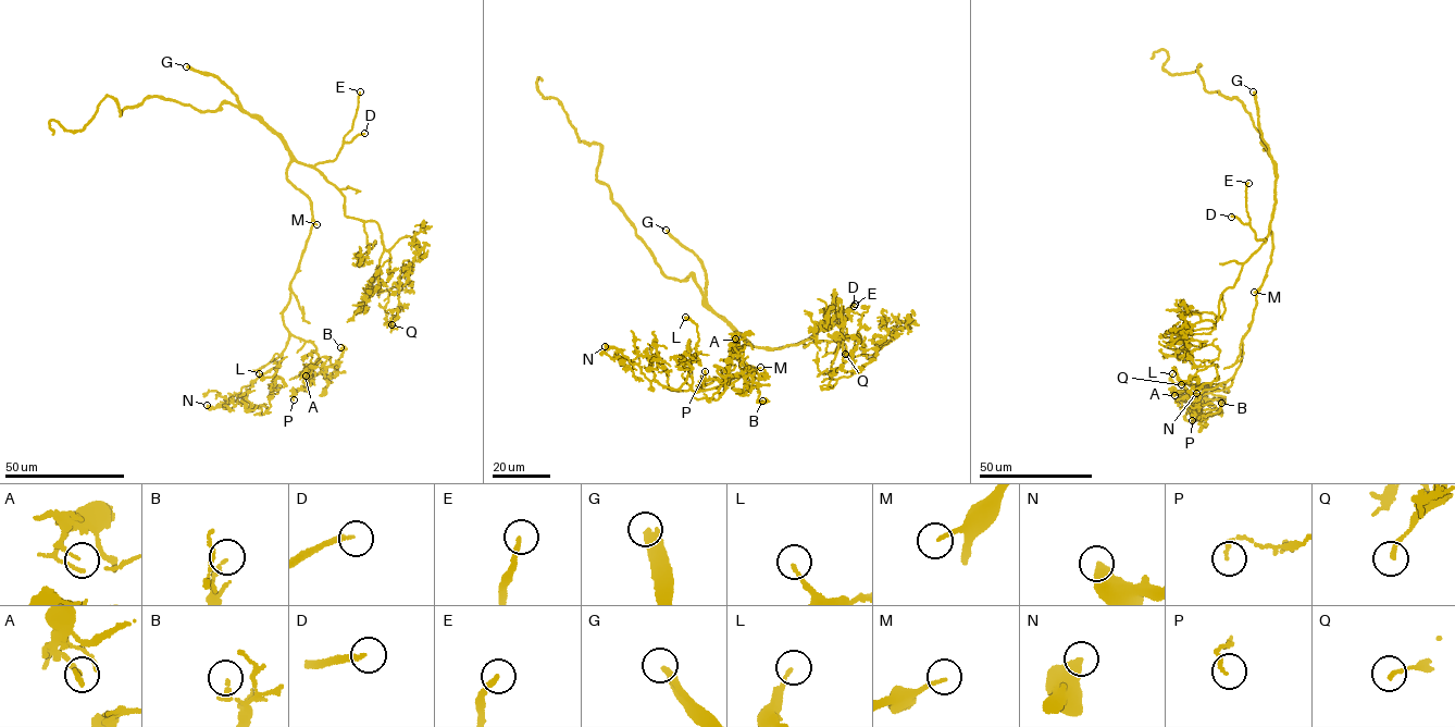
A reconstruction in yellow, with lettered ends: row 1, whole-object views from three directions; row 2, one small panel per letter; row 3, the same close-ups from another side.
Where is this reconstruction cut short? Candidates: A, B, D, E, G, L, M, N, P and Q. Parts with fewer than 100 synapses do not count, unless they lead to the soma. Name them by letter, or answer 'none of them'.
D, E, G, M

